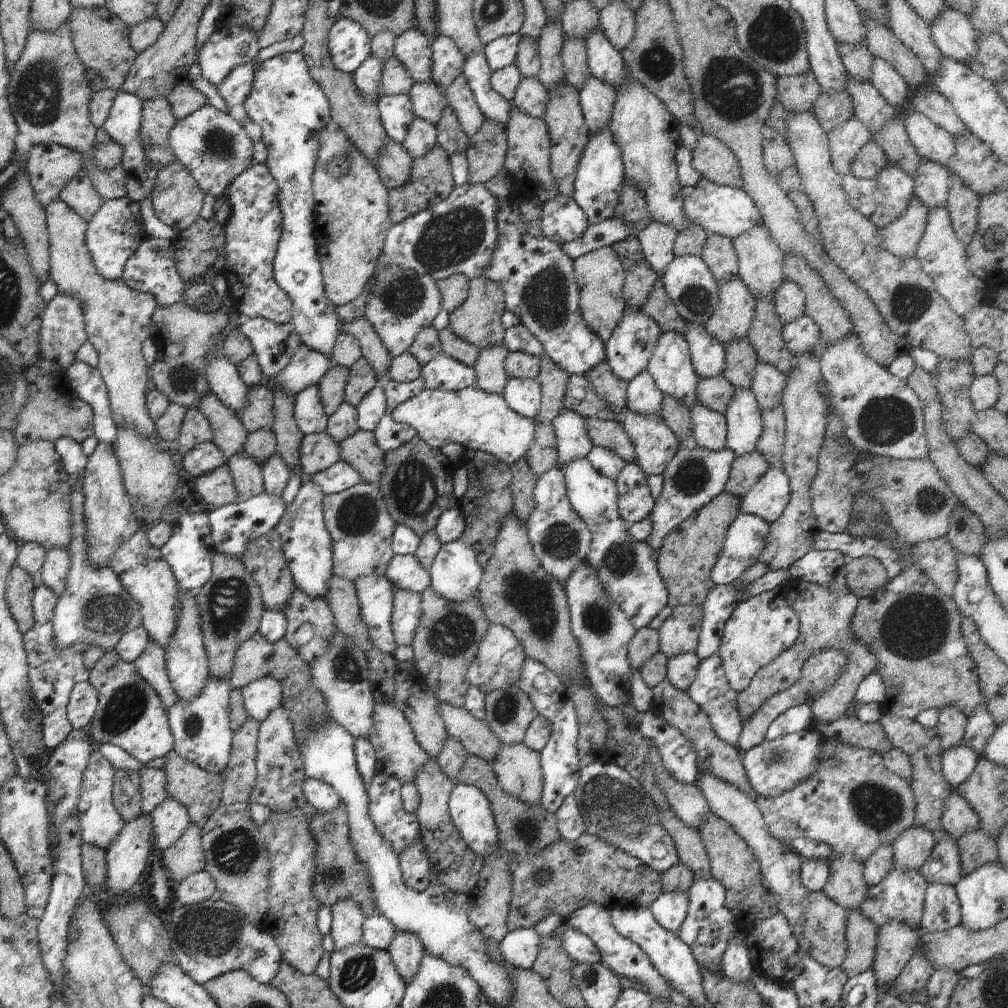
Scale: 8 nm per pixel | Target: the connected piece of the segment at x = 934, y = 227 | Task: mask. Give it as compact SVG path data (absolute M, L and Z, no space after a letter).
M938 207L928 210L927 223L915 258L922 270L934 281L936 290L950 303L952 310L964 317L986 301L987 282L976 276L967 265L967 252L952 228L949 210Z

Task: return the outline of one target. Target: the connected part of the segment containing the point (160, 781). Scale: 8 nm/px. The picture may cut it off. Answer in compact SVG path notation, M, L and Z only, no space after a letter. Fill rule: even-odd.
M144 767L140 772L141 812L149 815L166 797L165 772Z

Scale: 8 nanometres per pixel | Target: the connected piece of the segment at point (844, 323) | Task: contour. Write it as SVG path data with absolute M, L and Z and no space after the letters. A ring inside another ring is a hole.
M792 253L785 254L783 275L789 281L795 282L805 292L805 314L810 317L820 329L821 336L828 344L855 334L855 328L849 314L832 294L820 275L806 262L804 257Z

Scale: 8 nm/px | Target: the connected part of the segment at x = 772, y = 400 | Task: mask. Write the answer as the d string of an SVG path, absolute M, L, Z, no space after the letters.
M758 362L751 382L751 390L762 411L777 407L787 383L787 376L775 366Z

